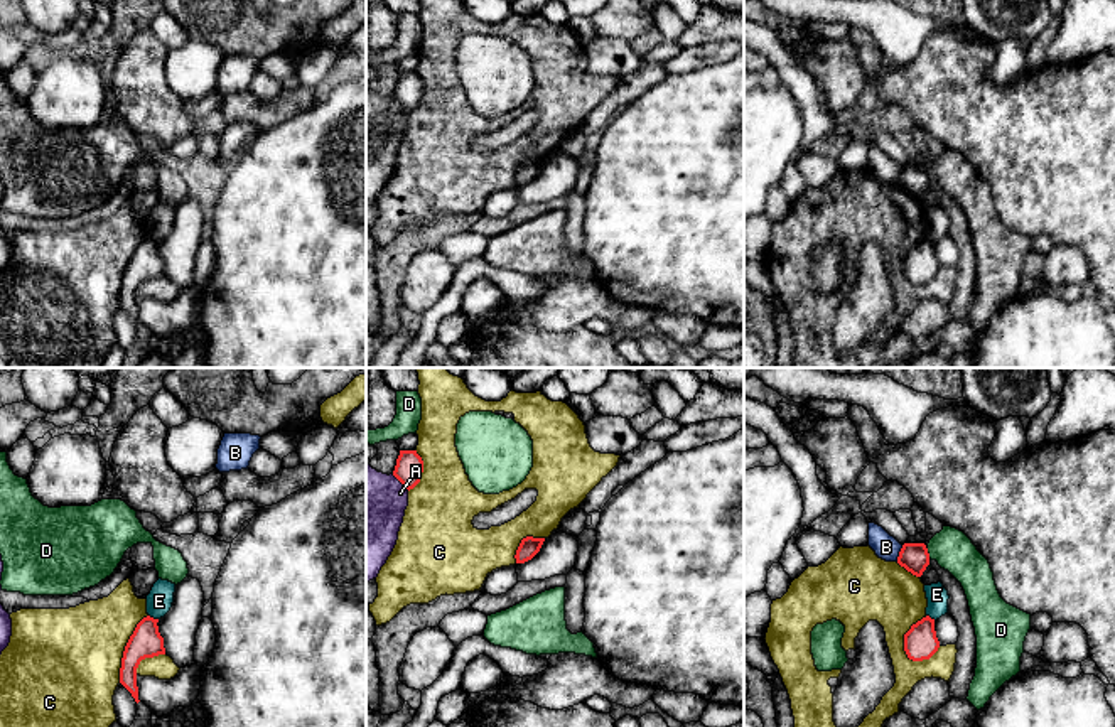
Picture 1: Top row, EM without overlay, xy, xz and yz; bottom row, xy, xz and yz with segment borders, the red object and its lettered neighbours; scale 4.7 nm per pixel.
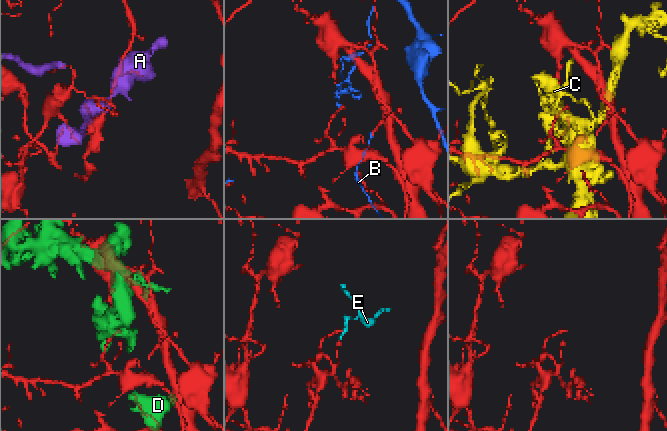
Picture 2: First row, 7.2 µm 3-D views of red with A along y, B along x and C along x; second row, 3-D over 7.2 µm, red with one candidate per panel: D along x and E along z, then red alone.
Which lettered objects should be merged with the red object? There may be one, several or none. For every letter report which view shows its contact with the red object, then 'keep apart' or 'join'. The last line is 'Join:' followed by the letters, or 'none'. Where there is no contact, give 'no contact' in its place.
A: xz | keep apart
B: yz | keep apart
C: yz | keep apart
D: yz | keep apart
E: xy | keep apart
Join: none

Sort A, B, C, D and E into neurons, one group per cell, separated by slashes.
A / B / C / D / E

